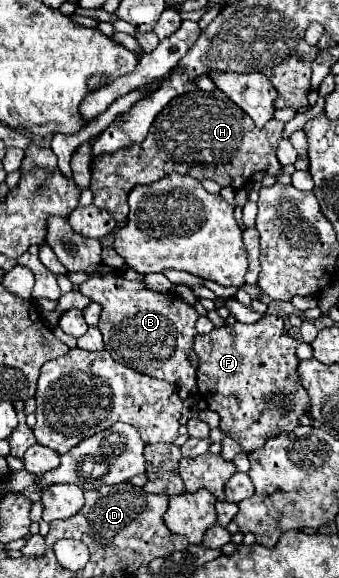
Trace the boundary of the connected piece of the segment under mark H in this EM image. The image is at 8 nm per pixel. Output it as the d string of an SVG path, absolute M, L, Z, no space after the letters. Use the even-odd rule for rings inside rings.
M193 89L189 93L183 93L175 99L169 101L169 105L155 117L149 135L145 137L143 143L133 143L131 147L123 147L111 155L101 155L99 159L93 161L93 171L91 171L91 189L93 189L93 205L107 209L111 215L115 215L115 221L121 223L127 219L129 207L127 207L127 195L137 183L153 183L161 177L167 177L171 173L179 175L191 175L195 179L213 179L221 187L231 187L231 189L241 189L243 185L249 183L249 179L255 173L269 173L275 175L279 173L281 165L277 161L277 145L283 135L283 121L271 119L265 123L265 127L257 127L251 123L249 115L243 115L223 91L213 89L213 91L201 91Z

